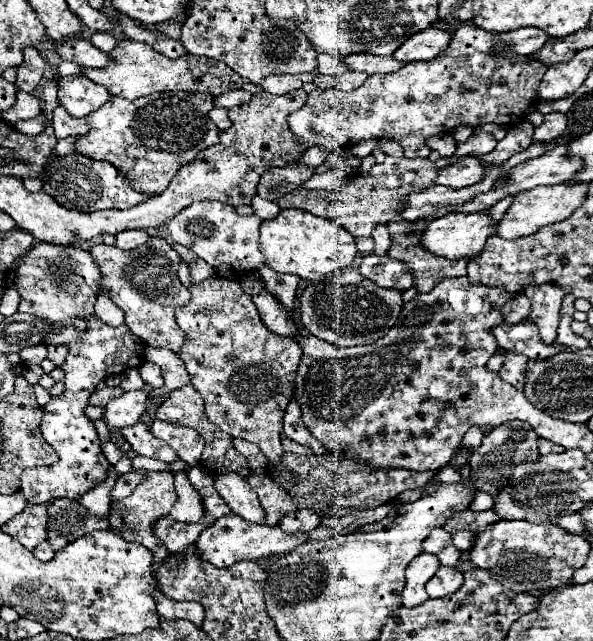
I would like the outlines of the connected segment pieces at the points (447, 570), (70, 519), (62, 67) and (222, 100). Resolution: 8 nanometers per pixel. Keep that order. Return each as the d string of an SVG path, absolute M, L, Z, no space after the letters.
M440 567L440 571L428 581L428 595L432 599L448 597L454 591L458 591L464 583L464 577L460 571L452 571L452 567Z
M52 503L48 507L48 541L54 551L94 529L110 529L110 523L106 517L92 515L82 503Z
M60 61L60 63L58 63L58 71L56 71L54 79L58 81L58 79L60 79L60 77L64 77L64 75L82 75L82 67L80 67L80 65L76 65L76 63Z
M238 89L238 91L228 91L228 93L222 93L214 99L214 105L216 107L224 107L224 109L232 109L232 107L240 107L244 103L250 101L250 93Z

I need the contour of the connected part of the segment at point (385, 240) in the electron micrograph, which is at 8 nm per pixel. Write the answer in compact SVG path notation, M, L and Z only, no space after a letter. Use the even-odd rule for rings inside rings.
M380 225L380 227L376 227L374 229L374 233L372 233L372 237L374 237L374 243L376 243L376 249L374 249L374 253L376 255L386 255L386 251L388 251L388 247L390 247L390 235L388 235L388 227L386 225Z

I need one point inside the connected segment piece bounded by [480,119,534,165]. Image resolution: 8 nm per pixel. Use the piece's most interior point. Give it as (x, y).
(520, 137)

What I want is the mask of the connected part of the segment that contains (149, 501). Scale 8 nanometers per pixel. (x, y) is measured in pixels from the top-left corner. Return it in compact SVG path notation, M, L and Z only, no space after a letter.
M148 471L146 477L140 481L140 485L132 491L128 501L116 501L116 503L112 503L112 509L110 509L112 530L128 541L136 541L136 543L142 543L144 547L148 547L156 557L154 571L160 567L160 563L164 563L164 559L168 557L168 551L164 551L164 545L152 535L152 523L156 519L160 519L162 515L168 515L174 503L176 503L174 475L170 471Z

